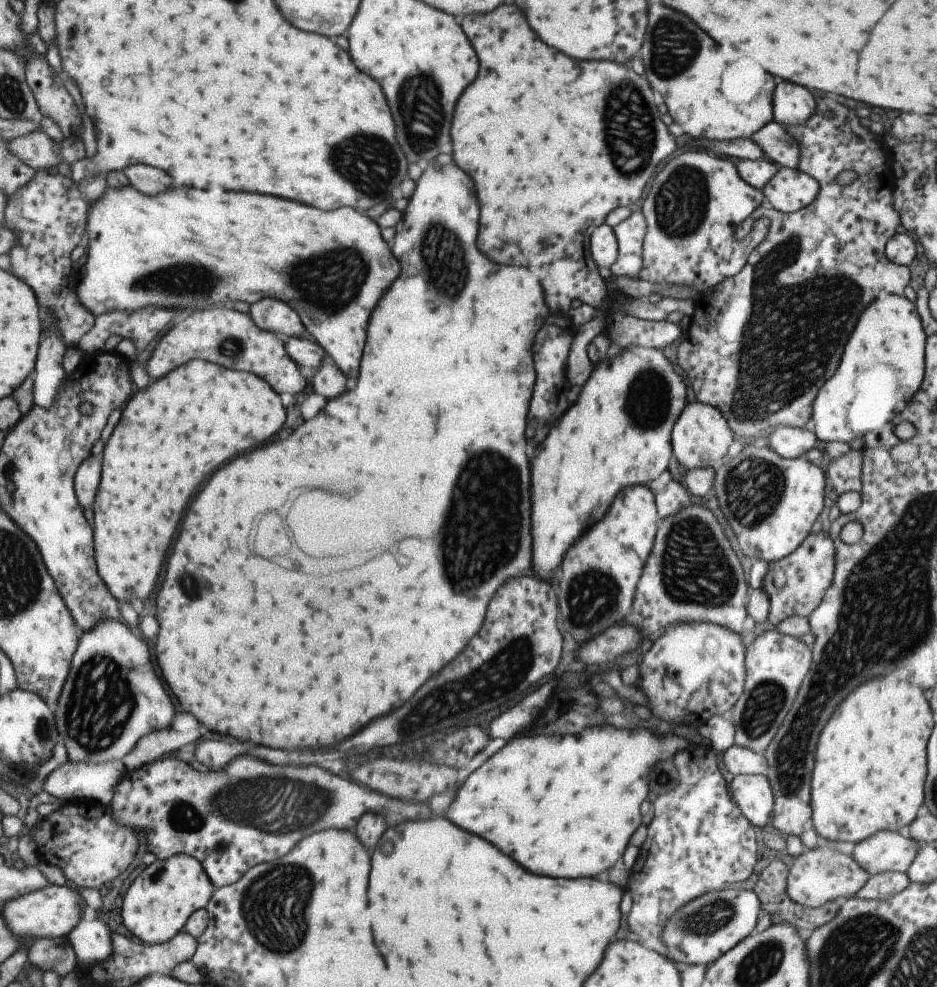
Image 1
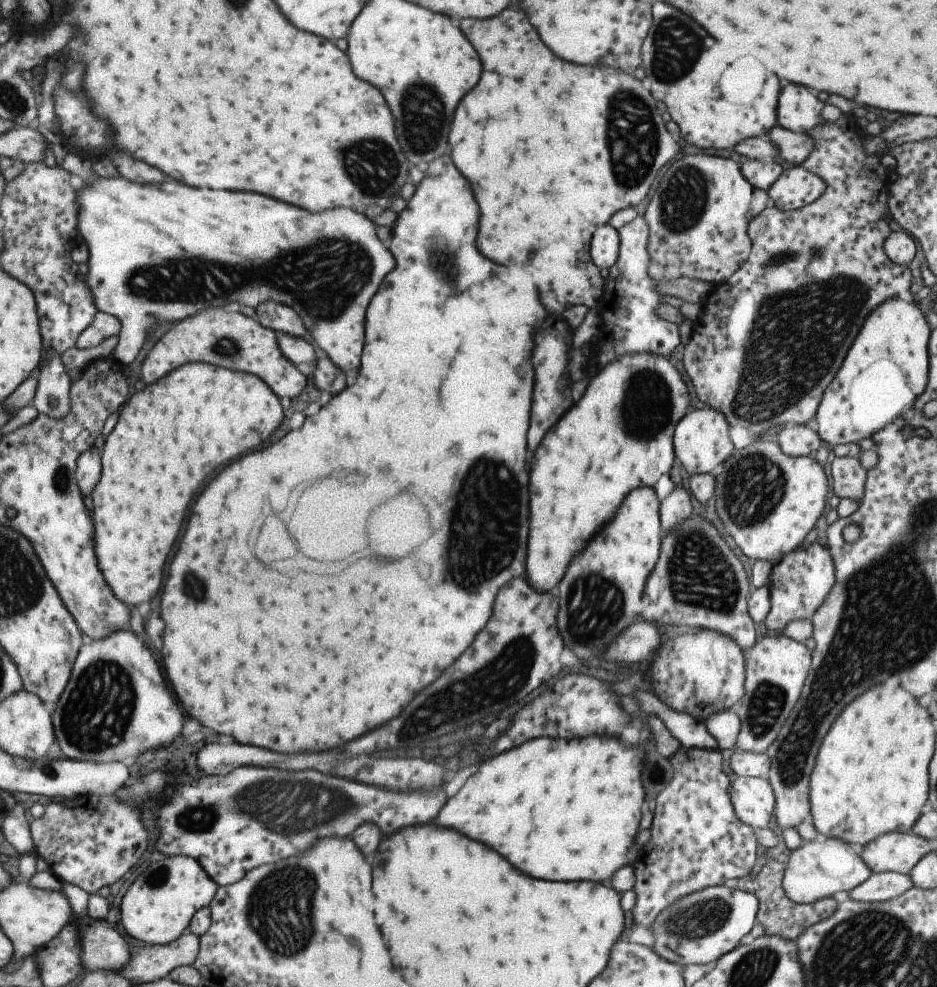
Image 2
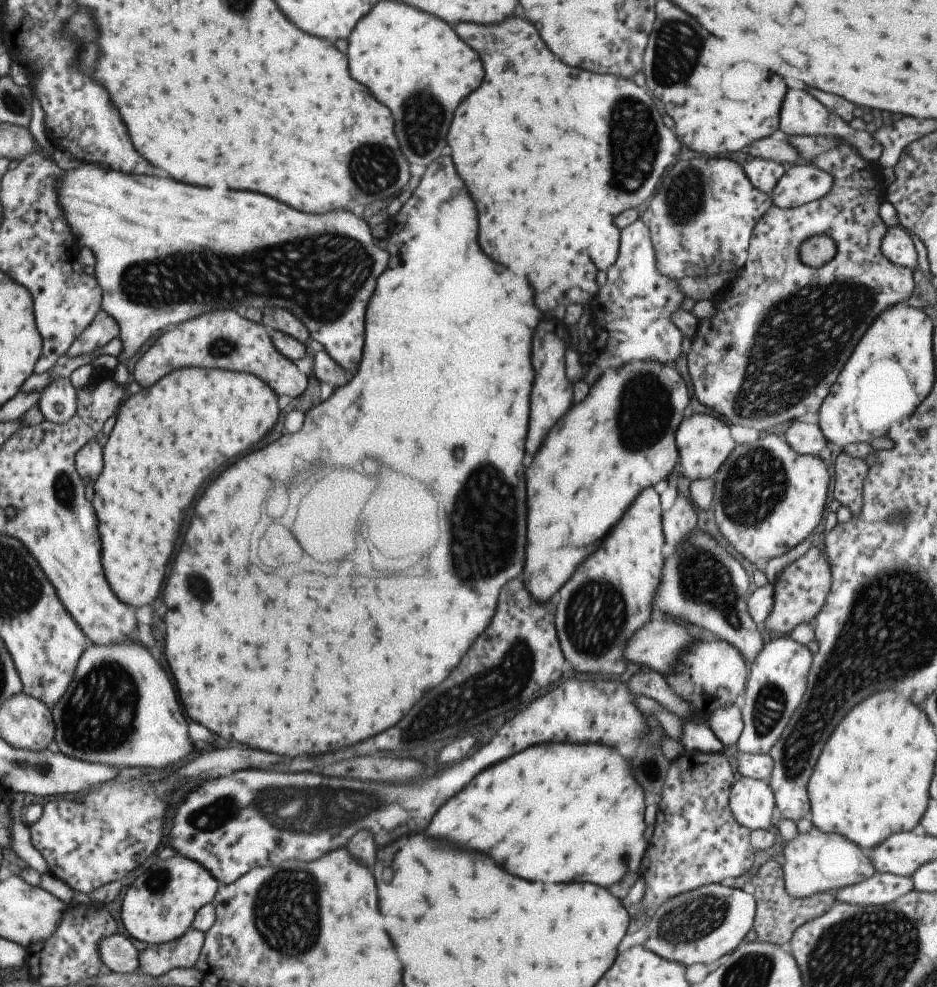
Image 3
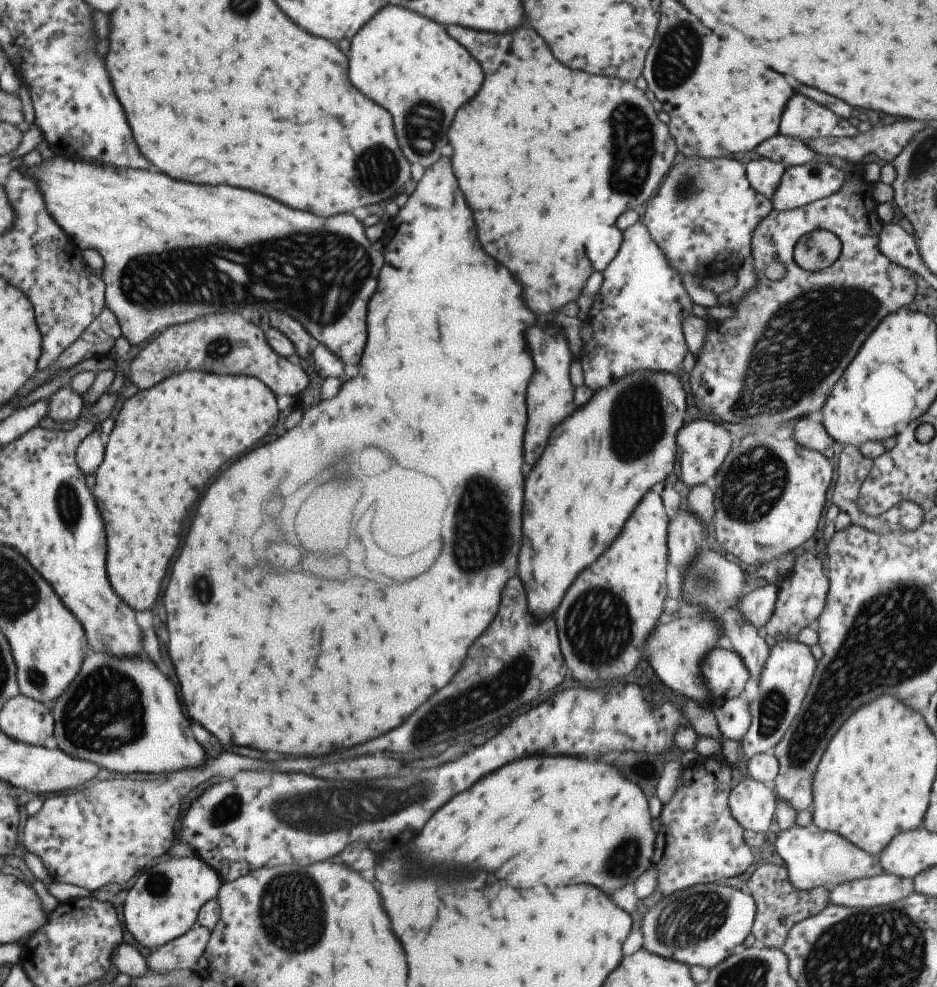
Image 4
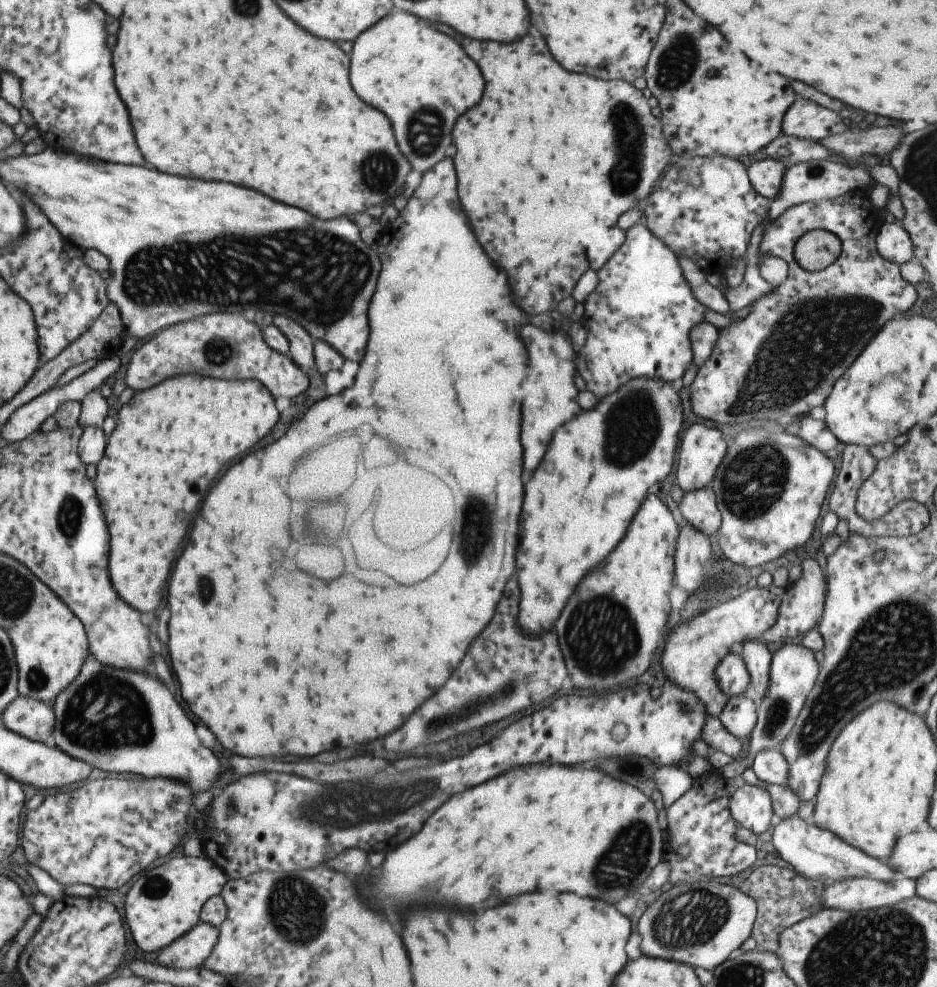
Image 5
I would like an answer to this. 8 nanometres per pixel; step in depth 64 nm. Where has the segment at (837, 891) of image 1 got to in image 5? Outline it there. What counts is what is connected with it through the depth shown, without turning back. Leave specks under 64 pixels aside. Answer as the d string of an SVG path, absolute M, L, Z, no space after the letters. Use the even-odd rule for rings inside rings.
M797 814L789 820L773 822L771 844L777 850L777 856L783 858L795 870L797 876L801 876L809 882L823 880L825 884L833 884L833 882L841 882L847 878L871 878L871 880L889 882L889 880L897 878L895 872L889 868L889 864L885 864L883 860L871 858L869 854L843 842L839 836L831 834L829 830L821 830L813 824L807 824Z

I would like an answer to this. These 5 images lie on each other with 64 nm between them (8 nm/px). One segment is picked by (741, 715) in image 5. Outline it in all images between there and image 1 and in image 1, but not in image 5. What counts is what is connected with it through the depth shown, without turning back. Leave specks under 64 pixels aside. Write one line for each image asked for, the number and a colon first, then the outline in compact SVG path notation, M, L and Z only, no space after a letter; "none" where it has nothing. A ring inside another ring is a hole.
1: M711 716L697 730L707 742L709 750L713 750L715 754L725 752L729 746L735 744L735 722L731 722L729 716Z
2: M733 710L705 714L703 724L705 724L705 730L715 738L719 752L723 748L733 748L735 746L741 722L739 722L739 718L737 718L737 714Z
3: M733 704L725 708L719 708L719 706L709 708L705 720L713 736L723 744L723 750L727 746L737 744L739 734L743 732L743 716L739 708L735 708Z
4: M739 698L721 702L719 706L715 706L713 716L715 716L715 724L717 724L721 738L725 738L729 742L739 742L751 724L749 702L745 704Z

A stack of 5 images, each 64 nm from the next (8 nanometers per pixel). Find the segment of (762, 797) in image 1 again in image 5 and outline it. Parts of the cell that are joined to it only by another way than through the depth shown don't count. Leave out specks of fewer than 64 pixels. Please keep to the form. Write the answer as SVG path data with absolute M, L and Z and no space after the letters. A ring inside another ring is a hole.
M743 784L729 798L729 812L739 828L751 830L757 836L771 830L775 822L775 810L767 788Z

